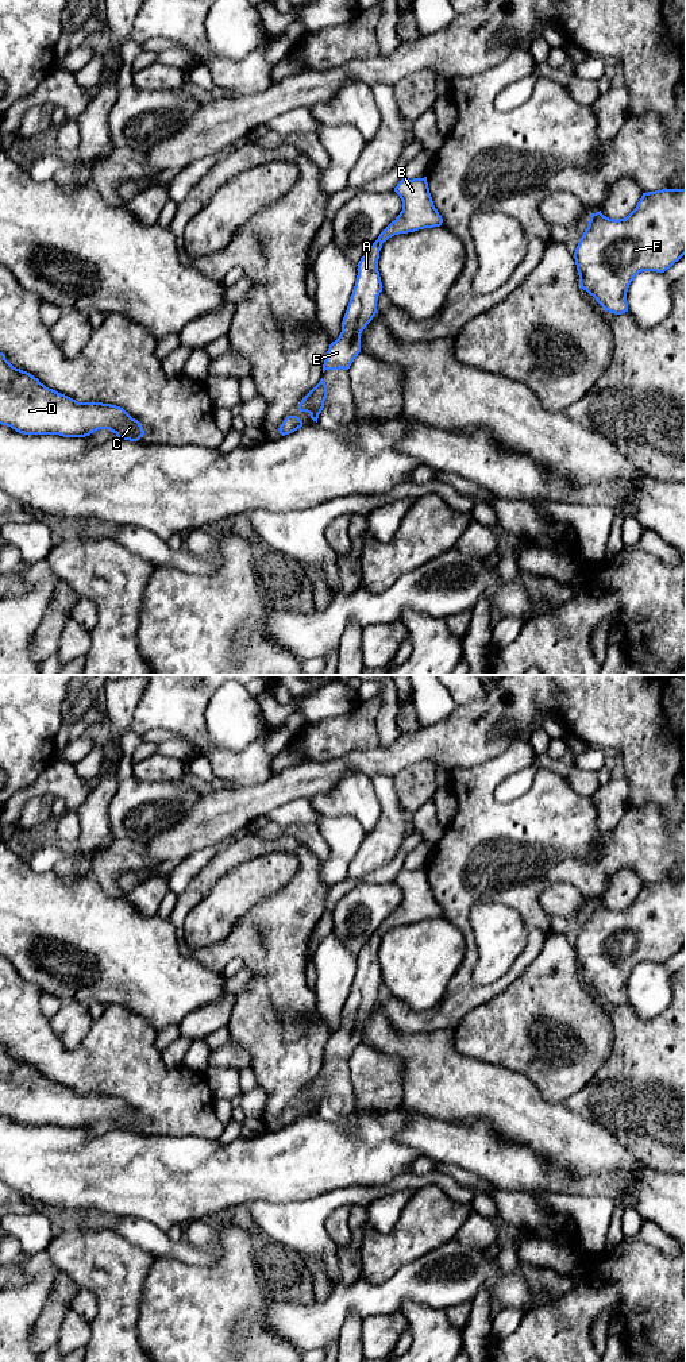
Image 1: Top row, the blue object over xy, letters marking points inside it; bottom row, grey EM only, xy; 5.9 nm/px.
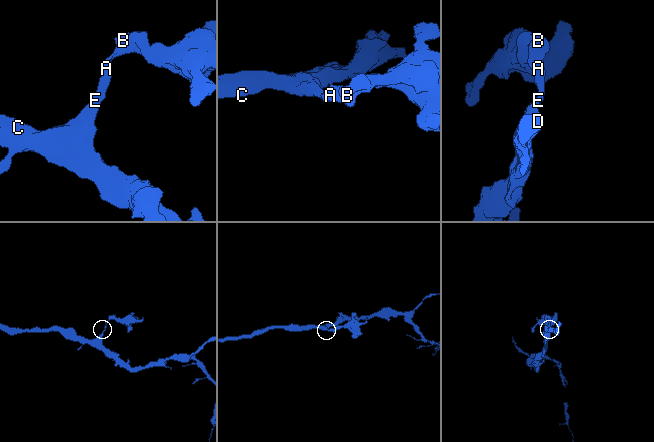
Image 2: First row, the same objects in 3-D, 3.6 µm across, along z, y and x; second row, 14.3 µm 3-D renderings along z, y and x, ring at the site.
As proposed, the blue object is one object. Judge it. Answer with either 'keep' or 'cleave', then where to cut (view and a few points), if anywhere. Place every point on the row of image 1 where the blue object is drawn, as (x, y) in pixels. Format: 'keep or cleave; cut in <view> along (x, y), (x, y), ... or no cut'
keep; no cut

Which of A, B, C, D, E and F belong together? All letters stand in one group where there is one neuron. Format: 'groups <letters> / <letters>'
groups A B C D E F

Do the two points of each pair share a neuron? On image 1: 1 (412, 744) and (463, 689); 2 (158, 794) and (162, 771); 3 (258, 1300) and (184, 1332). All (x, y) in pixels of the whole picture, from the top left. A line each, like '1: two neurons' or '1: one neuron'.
1: two neurons
2: two neurons
3: one neuron

